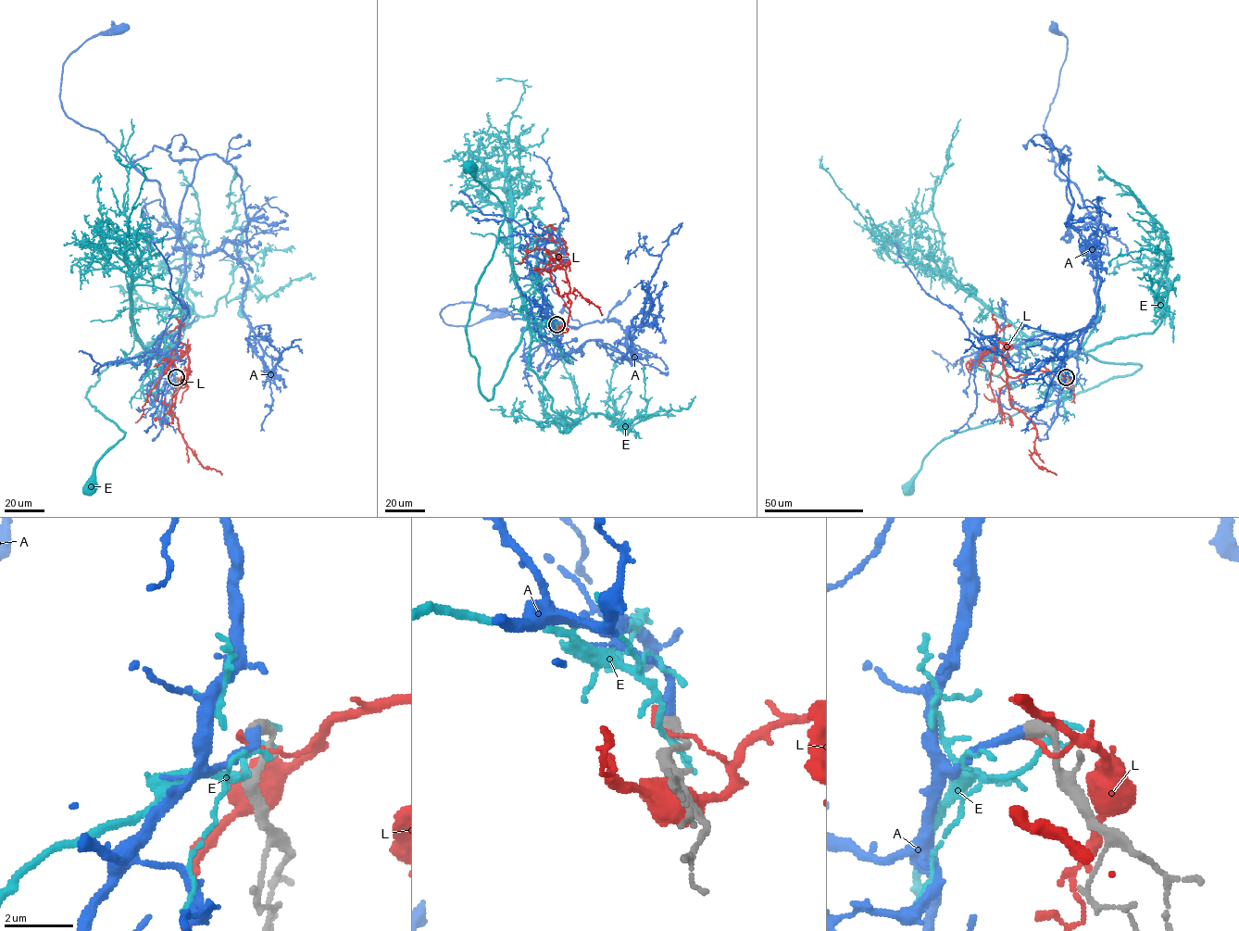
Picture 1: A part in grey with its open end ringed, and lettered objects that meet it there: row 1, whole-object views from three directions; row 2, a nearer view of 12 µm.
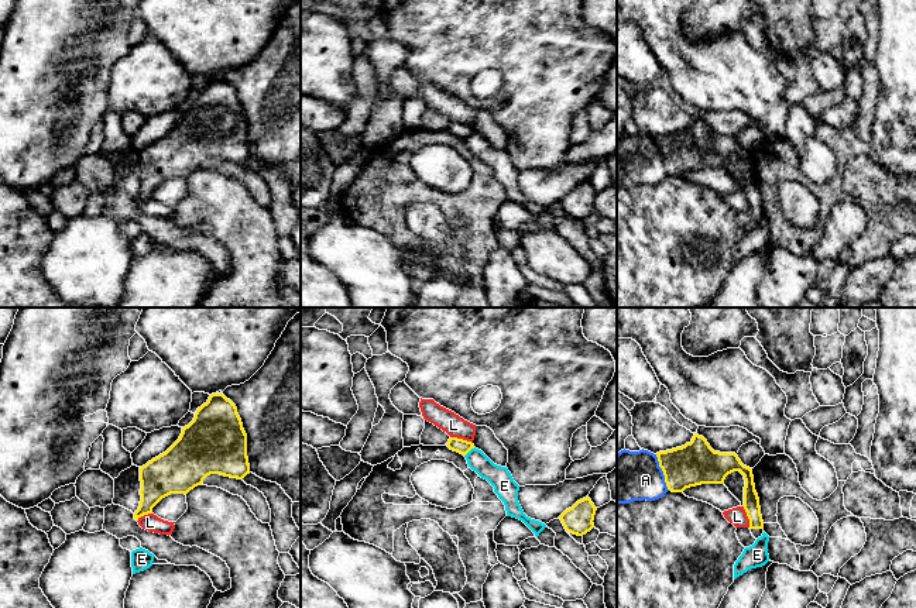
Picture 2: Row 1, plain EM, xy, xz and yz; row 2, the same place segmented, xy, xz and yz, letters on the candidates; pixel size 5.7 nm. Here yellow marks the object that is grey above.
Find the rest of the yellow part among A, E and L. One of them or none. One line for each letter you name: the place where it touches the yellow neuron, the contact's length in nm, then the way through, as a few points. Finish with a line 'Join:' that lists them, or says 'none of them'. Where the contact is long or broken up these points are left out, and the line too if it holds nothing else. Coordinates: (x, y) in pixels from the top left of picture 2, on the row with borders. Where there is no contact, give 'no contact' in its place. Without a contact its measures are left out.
A: yz (664, 473) | 220 nm
Join: A

